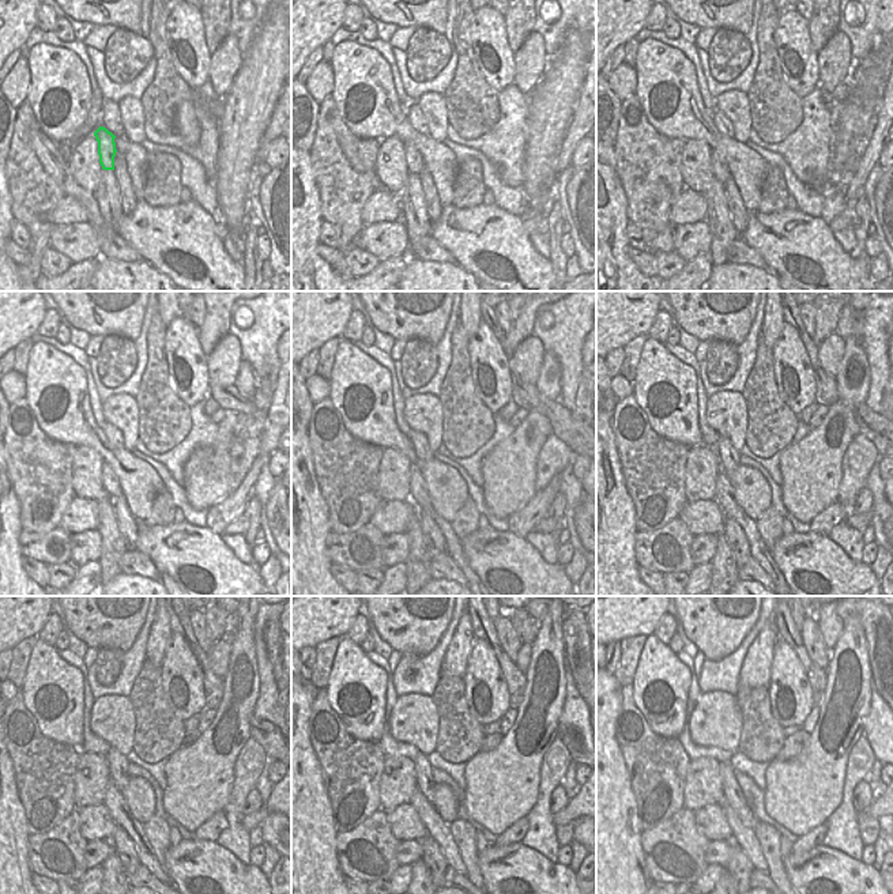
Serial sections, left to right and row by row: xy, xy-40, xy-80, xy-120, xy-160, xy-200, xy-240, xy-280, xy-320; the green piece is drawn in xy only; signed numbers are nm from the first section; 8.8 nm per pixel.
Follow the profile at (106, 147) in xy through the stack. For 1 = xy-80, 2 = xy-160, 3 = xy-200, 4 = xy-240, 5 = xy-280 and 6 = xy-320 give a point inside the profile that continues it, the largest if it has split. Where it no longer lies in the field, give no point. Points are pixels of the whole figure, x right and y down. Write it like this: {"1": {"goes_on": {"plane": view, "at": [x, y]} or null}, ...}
{"1": {"goes_on": {"plane": "xy-80", "at": [720, 169]}}, "2": {"goes_on": {"plane": "xy-160", "at": [418, 493]}}, "3": {"goes_on": {"plane": "xy-200", "at": [724, 497]}}, "4": {"goes_on": {"plane": "xy-240", "at": [113, 800]}}, "5": {"goes_on": {"plane": "xy-280", "at": [422, 806]}}, "6": {"goes_on": {"plane": "xy-320", "at": [724, 806]}}}

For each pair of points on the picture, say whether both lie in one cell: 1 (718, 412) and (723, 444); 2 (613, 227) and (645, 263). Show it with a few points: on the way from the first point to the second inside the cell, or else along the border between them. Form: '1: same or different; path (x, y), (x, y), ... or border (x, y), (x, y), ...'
1: different; border (720, 436), (738, 452)
2: different; border (629, 245), (628, 255), (644, 275)

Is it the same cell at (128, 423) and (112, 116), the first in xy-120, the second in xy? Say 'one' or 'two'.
two

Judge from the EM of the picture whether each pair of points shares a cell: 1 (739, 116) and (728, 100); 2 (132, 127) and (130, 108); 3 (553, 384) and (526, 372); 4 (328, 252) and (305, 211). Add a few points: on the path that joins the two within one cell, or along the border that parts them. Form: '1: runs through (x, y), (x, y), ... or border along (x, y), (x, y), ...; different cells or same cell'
1: runs through (738, 112), (733, 104); same cell
2: runs through (132, 123), (131, 112); same cell
3: border along (545, 353), (538, 378), (534, 384); different cells
4: border along (319, 242), (319, 255), (336, 271); different cells

